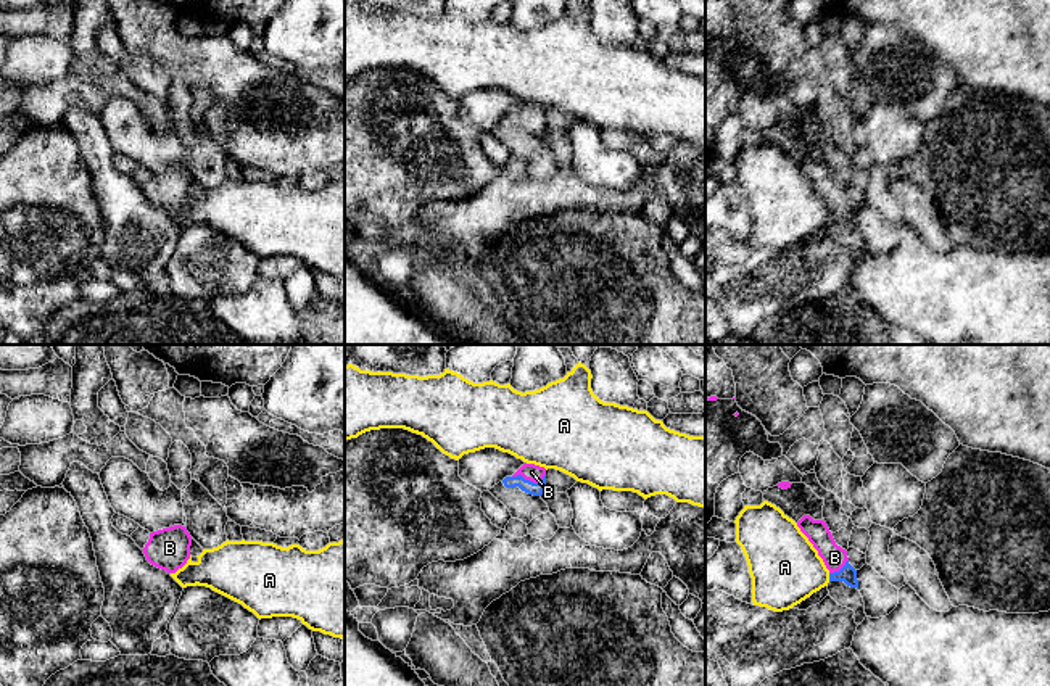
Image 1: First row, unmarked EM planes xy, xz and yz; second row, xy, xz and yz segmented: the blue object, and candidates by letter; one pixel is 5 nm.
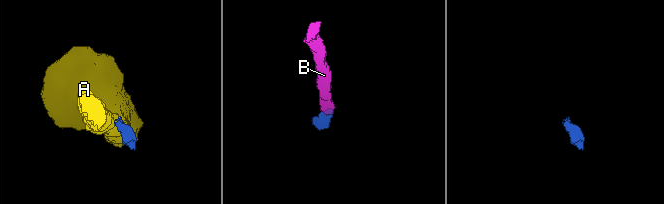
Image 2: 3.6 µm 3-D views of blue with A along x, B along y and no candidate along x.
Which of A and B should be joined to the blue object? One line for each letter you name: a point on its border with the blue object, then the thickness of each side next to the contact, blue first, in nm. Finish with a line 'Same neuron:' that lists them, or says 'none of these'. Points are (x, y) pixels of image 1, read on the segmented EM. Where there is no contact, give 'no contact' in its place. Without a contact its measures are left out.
B: contact xz (529, 480); calibres 70 and 90 nm
Same neuron: B

